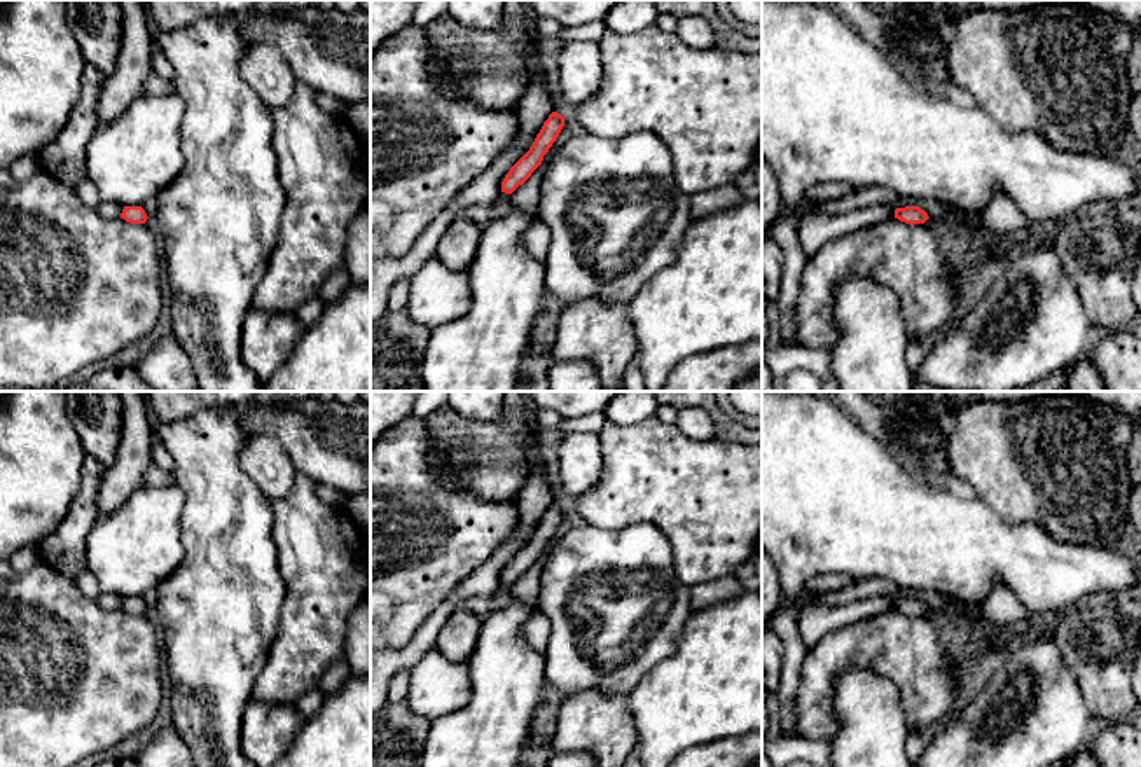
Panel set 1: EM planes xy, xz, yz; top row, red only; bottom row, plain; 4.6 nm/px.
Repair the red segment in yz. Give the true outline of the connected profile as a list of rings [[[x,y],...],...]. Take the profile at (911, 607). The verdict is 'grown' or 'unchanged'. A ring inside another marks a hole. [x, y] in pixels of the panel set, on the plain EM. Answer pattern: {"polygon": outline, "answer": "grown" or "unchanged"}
{"polygon": [[[905,598],[895,601],[895,610],[914,617],[914,615],[924,615],[930,608],[919,598]]], "answer": "unchanged"}

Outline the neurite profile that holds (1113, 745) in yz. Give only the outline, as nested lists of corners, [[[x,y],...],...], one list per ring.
[[[1136,722],[1094,725],[1089,739],[1099,767],[1141,767],[1141,727]]]

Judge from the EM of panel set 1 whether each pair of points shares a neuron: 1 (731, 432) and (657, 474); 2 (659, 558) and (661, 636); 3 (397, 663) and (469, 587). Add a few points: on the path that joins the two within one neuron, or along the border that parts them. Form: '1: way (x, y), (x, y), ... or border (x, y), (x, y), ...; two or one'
1: border (715, 435), (743, 444); two
2: way (594, 556), (560, 586), (560, 621), (601, 678); one
3: way (416, 645), (449, 605); one

